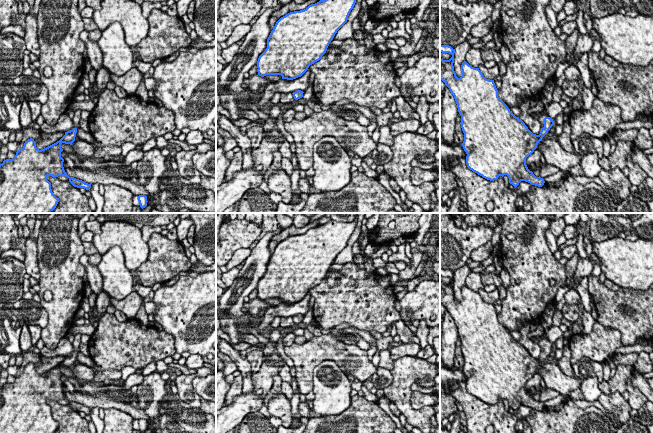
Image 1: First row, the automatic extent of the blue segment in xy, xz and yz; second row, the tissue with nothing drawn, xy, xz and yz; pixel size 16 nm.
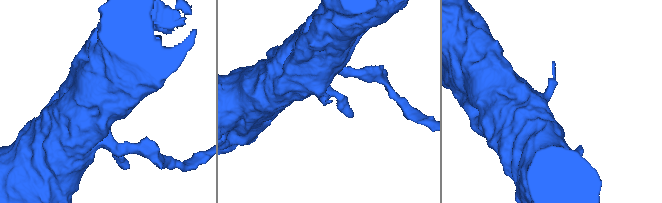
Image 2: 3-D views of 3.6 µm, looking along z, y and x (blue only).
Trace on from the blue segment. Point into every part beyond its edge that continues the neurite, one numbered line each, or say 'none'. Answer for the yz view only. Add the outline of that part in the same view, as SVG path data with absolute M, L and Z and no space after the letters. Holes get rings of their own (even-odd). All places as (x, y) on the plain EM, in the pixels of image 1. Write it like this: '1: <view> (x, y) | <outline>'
1: yz (540, 340) | M534 336L531 337L531 339L533 342L536 342L541 346L541 352L544 351L544 342L549 341L546 337L542 337L542 336Z

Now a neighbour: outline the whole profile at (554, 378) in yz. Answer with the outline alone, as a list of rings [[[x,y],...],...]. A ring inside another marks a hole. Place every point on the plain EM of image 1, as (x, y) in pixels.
[[[542,364],[538,367],[537,373],[542,376],[547,388],[563,396],[568,396],[573,390],[581,387],[579,379],[565,375],[557,364]]]

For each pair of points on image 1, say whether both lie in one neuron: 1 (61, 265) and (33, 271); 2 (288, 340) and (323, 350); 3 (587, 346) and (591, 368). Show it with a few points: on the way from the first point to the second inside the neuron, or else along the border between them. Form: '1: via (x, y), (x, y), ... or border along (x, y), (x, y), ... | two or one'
1: border along (36, 247), (39, 273), (38, 282) | two
2: border along (293, 342), (285, 347) | two
3: border along (602, 362), (581, 357), (572, 365) | two

